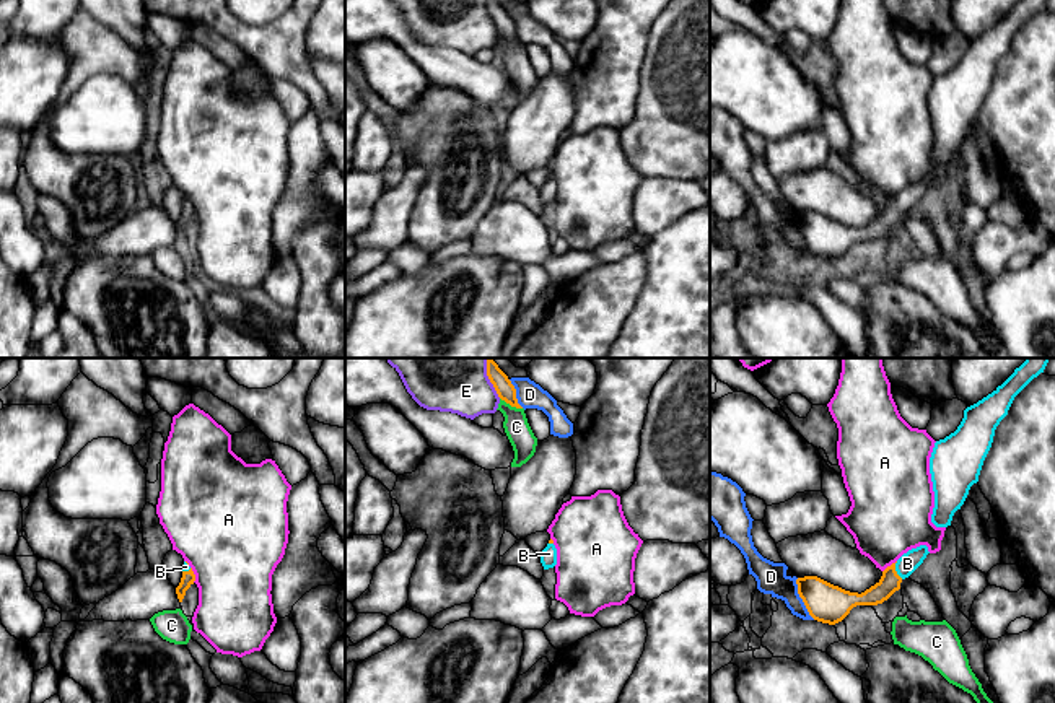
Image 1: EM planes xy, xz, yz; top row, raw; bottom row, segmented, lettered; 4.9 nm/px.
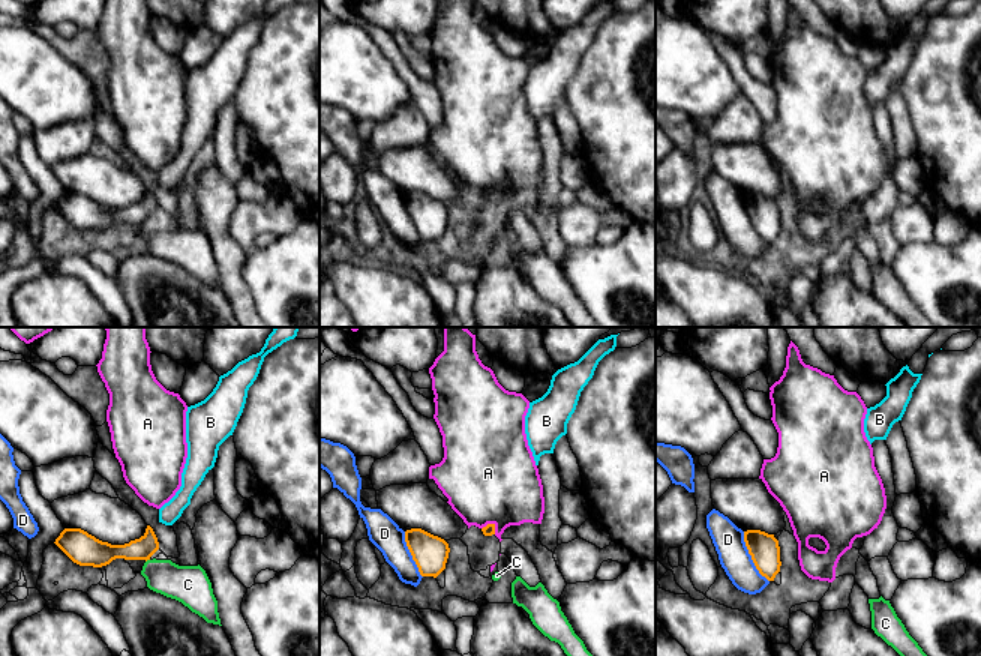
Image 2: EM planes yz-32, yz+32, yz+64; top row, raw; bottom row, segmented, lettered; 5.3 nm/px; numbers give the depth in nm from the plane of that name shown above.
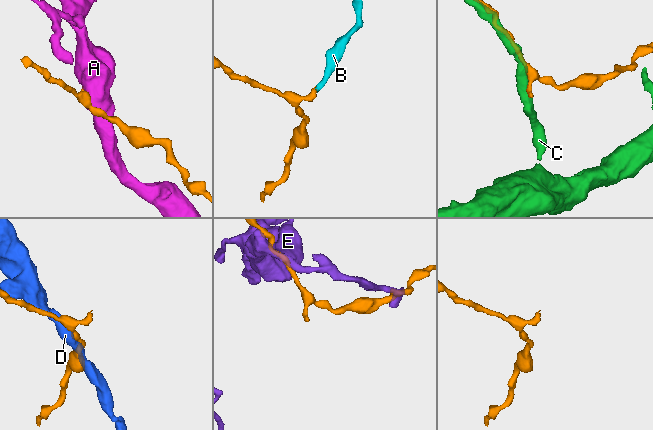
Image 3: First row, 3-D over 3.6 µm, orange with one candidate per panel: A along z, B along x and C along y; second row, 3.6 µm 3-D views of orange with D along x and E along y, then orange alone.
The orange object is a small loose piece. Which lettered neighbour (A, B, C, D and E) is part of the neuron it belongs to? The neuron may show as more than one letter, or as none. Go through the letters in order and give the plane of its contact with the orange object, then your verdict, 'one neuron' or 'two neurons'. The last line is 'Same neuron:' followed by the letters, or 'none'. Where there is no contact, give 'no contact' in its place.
A: xy | two neurons
B: yz | one neuron
C: xz | two neurons
D: yz | two neurons
E: xz | two neurons
Same neuron: B

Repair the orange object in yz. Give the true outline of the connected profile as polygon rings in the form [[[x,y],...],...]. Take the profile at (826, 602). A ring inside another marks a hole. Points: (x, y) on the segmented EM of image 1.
[[[926,545],[908,550],[882,571],[874,586],[861,594],[845,591],[817,576],[798,578],[798,594],[814,620],[835,625],[856,605],[878,605],[887,600],[900,589],[900,583],[923,563],[928,553]]]

